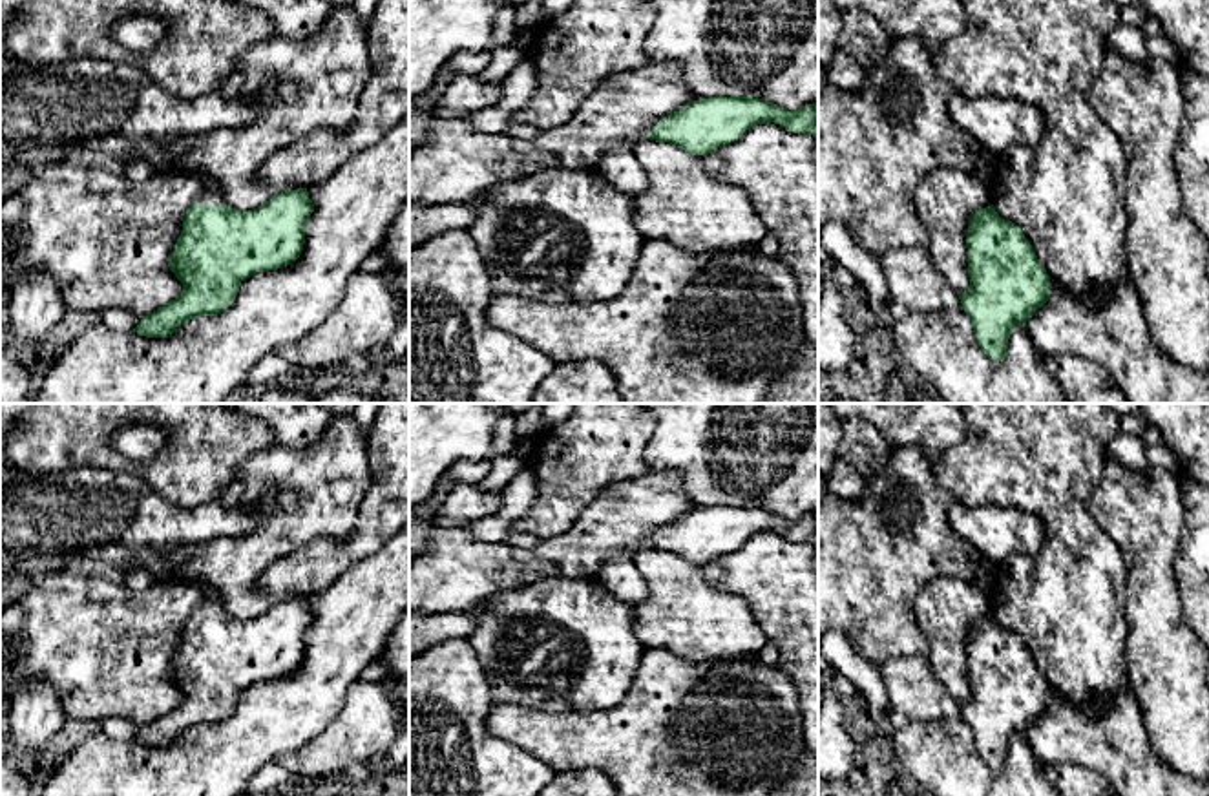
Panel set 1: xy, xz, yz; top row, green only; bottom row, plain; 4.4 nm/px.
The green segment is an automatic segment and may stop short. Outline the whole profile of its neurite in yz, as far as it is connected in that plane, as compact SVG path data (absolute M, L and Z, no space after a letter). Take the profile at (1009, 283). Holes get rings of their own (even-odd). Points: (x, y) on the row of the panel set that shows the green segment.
M993 204L970 217L966 248L970 288L961 294L961 309L972 319L983 352L992 361L1003 361L1012 329L1025 327L1034 312L1050 299L1050 276L1023 230L1012 221L1001 219Z

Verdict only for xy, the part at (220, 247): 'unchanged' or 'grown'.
grown

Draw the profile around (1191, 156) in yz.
M1176 64L1185 120L1174 164L1189 217L1209 237L1209 77Z

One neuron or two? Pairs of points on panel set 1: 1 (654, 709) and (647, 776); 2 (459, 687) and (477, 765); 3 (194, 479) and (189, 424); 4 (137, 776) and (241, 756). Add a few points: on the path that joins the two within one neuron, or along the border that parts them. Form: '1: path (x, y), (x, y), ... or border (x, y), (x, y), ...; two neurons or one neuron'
1: path (654, 725), (651, 760); one neuron
2: path (459, 707), (459, 740), (462, 745); one neuron
3: path (194, 466), (194, 437); one neuron
4: path (163, 767), (209, 767), (216, 762); one neuron

